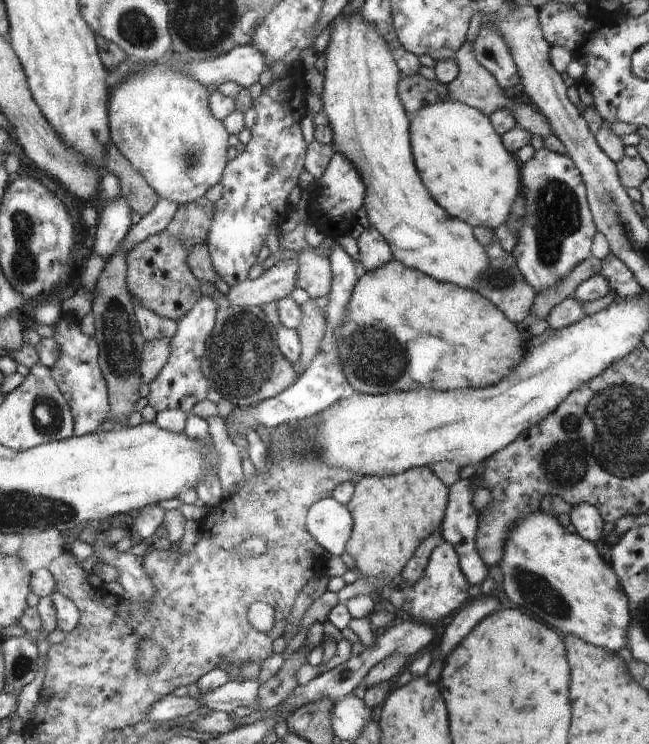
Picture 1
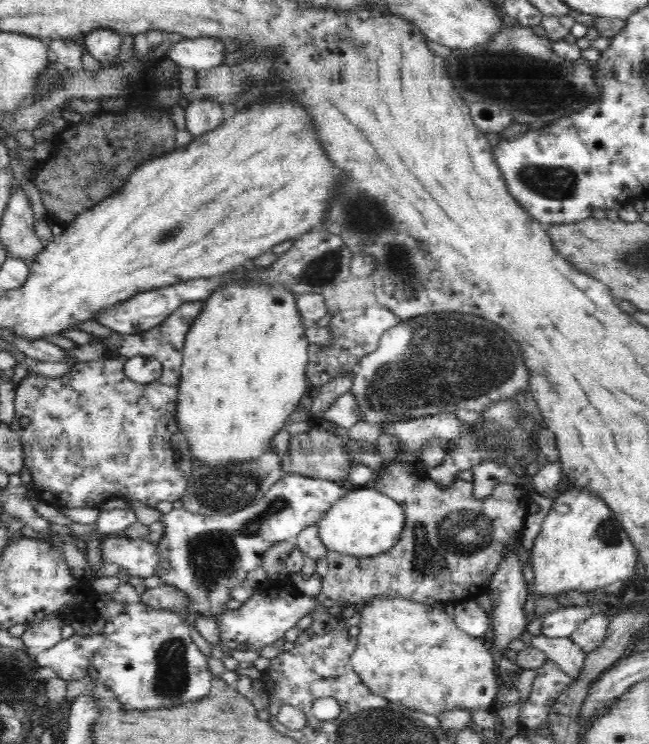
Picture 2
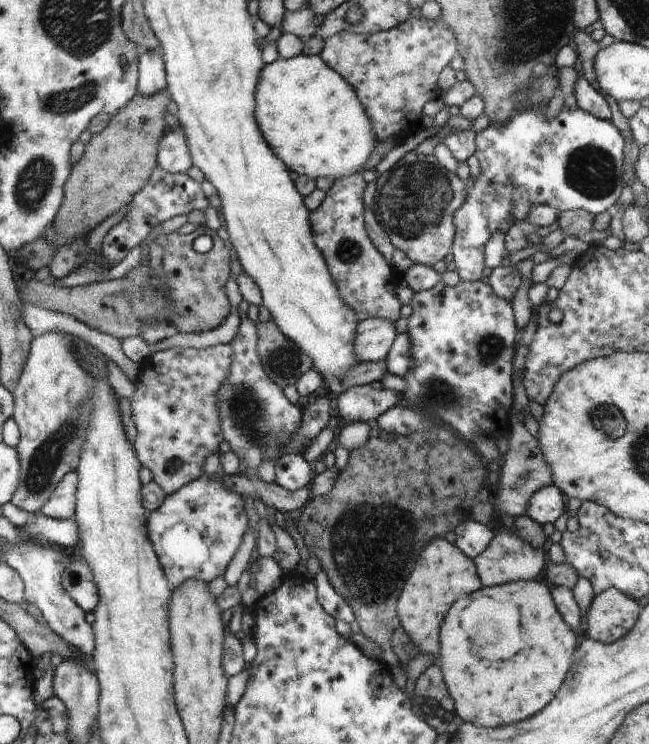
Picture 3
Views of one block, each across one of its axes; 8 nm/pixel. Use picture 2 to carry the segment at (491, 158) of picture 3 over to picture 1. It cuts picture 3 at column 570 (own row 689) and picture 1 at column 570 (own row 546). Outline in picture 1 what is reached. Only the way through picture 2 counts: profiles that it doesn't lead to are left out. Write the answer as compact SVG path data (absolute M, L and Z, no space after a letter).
M538 149L522 166L522 183L525 220L511 253L528 284L539 293L557 285L590 256L597 225L581 171L569 155Z

